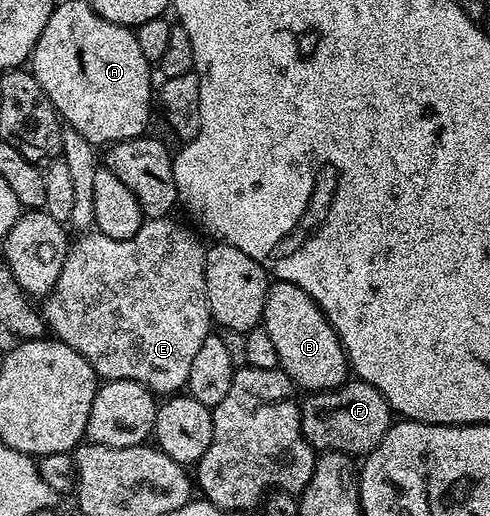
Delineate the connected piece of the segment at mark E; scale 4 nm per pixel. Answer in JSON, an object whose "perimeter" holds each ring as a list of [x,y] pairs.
{"perimeter":[[[174,217],[146,219],[140,230],[127,239],[113,239],[94,229],[89,233],[81,234],[76,243],[71,242],[69,244],[66,260],[60,269],[60,277],[56,277],[56,285],[50,290],[50,294],[45,296],[43,303],[46,304],[41,304],[40,311],[45,318],[47,328],[53,332],[61,343],[66,343],[72,349],[76,349],[76,353],[84,356],[92,365],[92,369],[98,374],[99,380],[127,379],[128,381],[136,381],[153,391],[155,396],[158,397],[169,397],[185,388],[188,373],[192,369],[192,360],[196,358],[196,352],[200,350],[200,345],[204,345],[204,341],[212,333],[210,306],[206,296],[207,248],[202,247],[201,241],[197,239],[199,236],[189,226],[187,227],[181,227],[174,220]]]}

